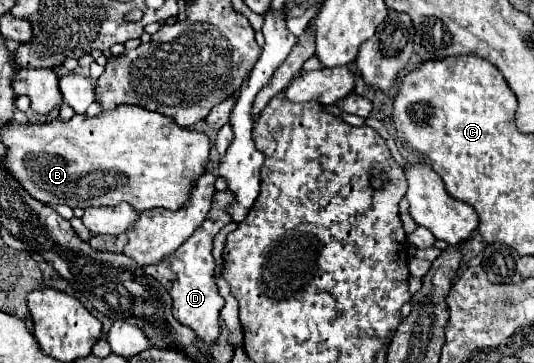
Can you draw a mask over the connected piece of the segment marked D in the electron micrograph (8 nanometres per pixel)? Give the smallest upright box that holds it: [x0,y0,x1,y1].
[143,190,235,344]

